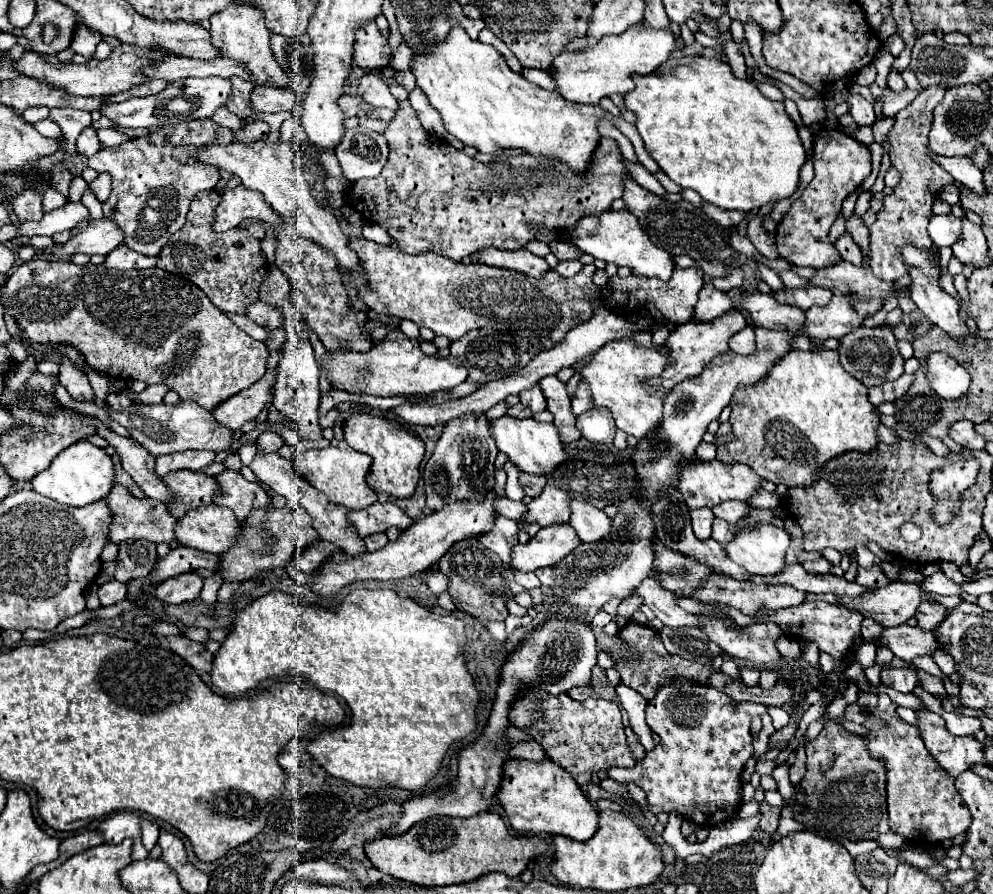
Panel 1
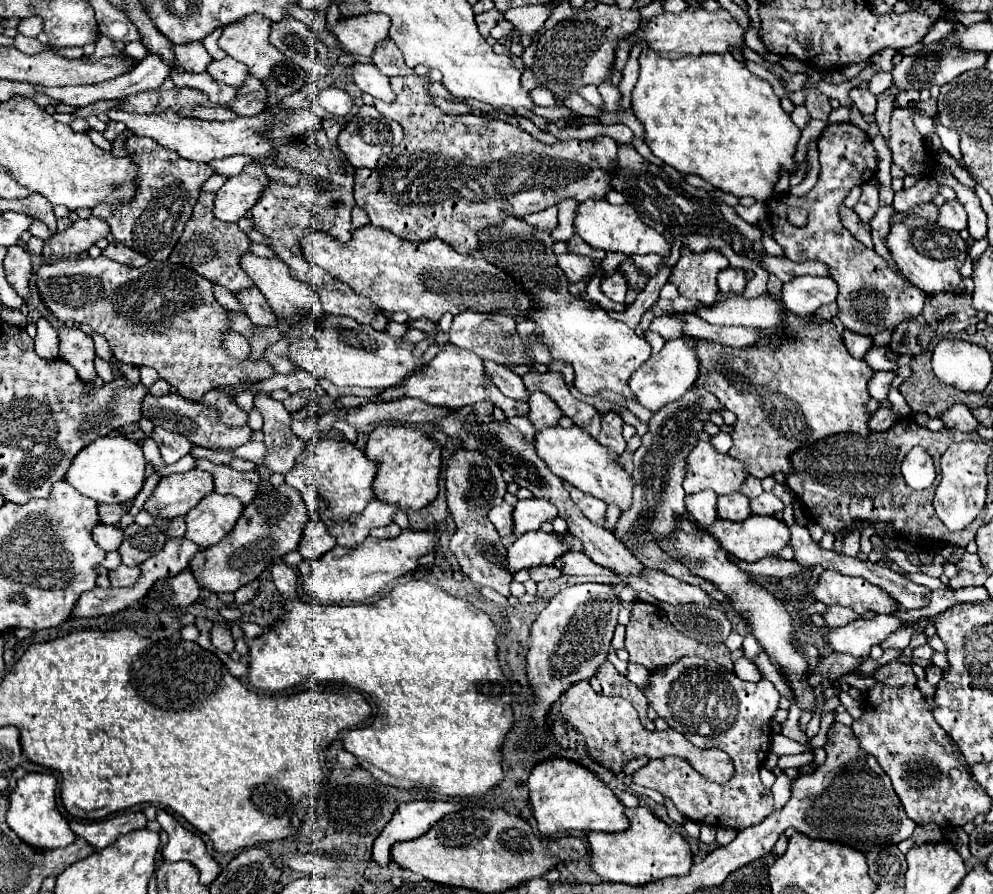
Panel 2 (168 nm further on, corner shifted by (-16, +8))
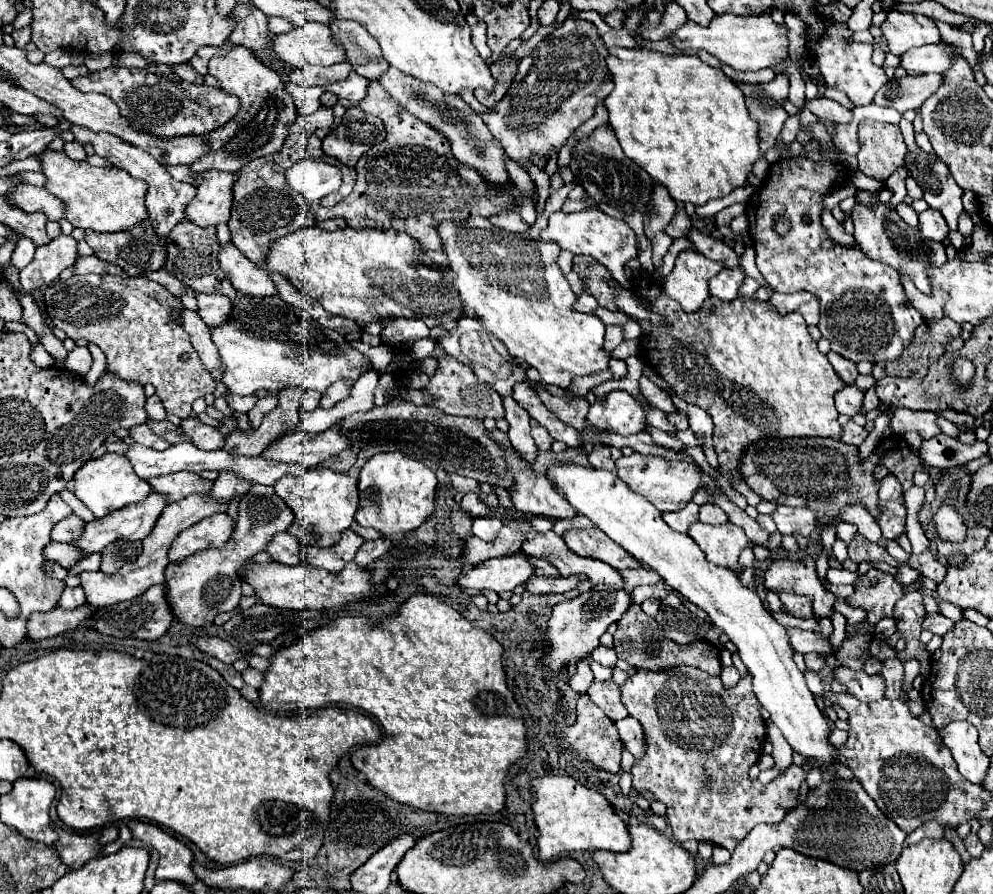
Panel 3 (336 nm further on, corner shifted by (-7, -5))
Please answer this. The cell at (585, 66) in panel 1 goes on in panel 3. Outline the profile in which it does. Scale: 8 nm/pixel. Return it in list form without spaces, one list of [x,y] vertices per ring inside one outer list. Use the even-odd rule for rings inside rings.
[[[717,15],[707,27],[695,25],[691,21],[683,23],[677,31],[669,33],[667,39],[673,43],[677,55],[693,49],[707,51],[717,57],[721,63],[731,65],[737,71],[757,71],[763,67],[771,67],[787,57],[787,27],[779,27],[771,15],[757,17],[737,17],[737,15]]]

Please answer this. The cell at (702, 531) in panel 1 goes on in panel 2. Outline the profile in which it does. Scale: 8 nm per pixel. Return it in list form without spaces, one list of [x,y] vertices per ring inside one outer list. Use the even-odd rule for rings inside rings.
[[[704,490],[704,492],[698,492],[698,494],[692,494],[692,496],[686,496],[686,512],[696,520],[696,524],[700,528],[708,528],[718,512],[716,512],[716,492],[712,490]]]

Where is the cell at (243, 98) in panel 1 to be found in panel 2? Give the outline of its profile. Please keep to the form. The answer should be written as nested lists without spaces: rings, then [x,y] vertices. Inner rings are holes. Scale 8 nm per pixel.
[[[226,56],[220,62],[210,62],[206,70],[214,80],[220,80],[220,82],[234,86],[234,88],[240,86],[244,82],[244,78],[248,76],[248,68],[244,68],[244,64],[232,60],[230,56]]]

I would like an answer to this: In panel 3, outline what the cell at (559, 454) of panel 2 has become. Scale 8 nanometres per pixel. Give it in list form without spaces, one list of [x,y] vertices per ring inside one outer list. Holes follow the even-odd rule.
[[[555,461],[547,469],[547,477],[573,505],[573,509],[605,531],[607,537],[619,543],[635,559],[657,571],[669,587],[703,609],[711,617],[713,625],[729,637],[753,677],[753,691],[757,699],[771,713],[771,721],[781,729],[793,751],[813,759],[813,767],[835,761],[835,749],[829,745],[829,723],[817,709],[813,693],[807,689],[805,677],[793,661],[795,651],[791,649],[785,627],[773,619],[759,595],[739,581],[735,571],[709,563],[705,553],[689,535],[675,533],[671,527],[667,527],[661,511],[655,509],[645,497],[639,497],[635,491],[627,489],[627,485],[615,473],[607,469],[591,469],[589,465],[583,467]]]

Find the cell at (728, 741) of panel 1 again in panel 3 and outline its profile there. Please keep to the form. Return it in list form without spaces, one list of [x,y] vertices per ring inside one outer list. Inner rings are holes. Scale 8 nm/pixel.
[[[671,667],[661,673],[641,669],[635,671],[621,687],[621,699],[629,715],[643,725],[647,739],[645,757],[633,763],[633,787],[637,793],[653,793],[657,801],[667,805],[667,821],[673,829],[675,841],[711,841],[713,845],[733,851],[755,825],[781,823],[787,811],[795,807],[799,787],[807,777],[803,767],[791,765],[769,785],[755,783],[749,777],[749,767],[755,765],[763,755],[763,743],[767,735],[765,721],[759,713],[761,705],[755,701],[749,675],[741,677],[735,687],[727,689],[719,677],[711,677],[695,667]],[[703,777],[713,779],[713,785],[709,789],[703,785]]]

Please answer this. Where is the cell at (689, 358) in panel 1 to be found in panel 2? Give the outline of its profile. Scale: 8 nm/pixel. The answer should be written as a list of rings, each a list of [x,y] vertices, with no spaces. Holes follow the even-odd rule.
[[[676,338],[672,342],[666,342],[664,348],[650,356],[628,380],[628,388],[632,390],[632,394],[636,396],[636,400],[648,408],[650,412],[658,412],[660,408],[664,408],[666,404],[680,400],[680,396],[692,388],[694,380],[698,378],[698,356],[694,352],[694,340],[684,340],[684,338]]]

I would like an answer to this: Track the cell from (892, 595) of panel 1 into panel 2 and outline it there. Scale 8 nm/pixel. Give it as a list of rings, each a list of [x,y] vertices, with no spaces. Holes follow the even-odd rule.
[[[824,570],[810,594],[828,606],[846,606],[858,614],[864,614],[868,610],[876,614],[890,614],[898,610],[896,600],[880,586],[870,584],[864,578],[844,576],[836,570]]]

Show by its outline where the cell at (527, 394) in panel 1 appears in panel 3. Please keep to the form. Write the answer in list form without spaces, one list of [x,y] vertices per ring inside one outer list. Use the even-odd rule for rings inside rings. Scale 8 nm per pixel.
[[[533,423],[533,425],[531,425],[531,435],[533,435],[533,439],[535,439],[537,449],[541,449],[541,451],[549,451],[549,449],[551,449],[553,439],[551,439],[549,431],[547,431],[543,425]]]

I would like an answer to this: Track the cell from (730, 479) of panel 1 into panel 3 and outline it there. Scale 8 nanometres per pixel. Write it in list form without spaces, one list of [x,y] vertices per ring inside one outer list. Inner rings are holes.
[[[633,453],[631,457],[619,457],[615,465],[619,477],[629,485],[629,489],[643,495],[661,513],[683,509],[683,505],[687,505],[693,499],[693,495],[701,489],[699,481],[703,477],[703,469],[695,469],[695,465],[687,465],[687,461],[663,461],[663,457]]]

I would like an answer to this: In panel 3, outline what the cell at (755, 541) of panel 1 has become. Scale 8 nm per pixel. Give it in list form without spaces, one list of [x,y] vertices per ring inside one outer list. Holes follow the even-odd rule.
[[[697,521],[695,525],[691,525],[689,535],[705,551],[711,563],[733,569],[737,575],[743,571],[743,565],[739,565],[739,555],[745,547],[751,545],[751,539],[741,527],[733,523],[713,527]]]

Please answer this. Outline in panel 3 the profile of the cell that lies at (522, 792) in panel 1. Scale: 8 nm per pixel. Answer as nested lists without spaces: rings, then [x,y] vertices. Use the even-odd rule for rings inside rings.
[[[561,775],[537,777],[531,781],[531,791],[531,809],[535,815],[535,825],[539,829],[537,847],[541,861],[549,861],[559,855],[569,855],[573,851],[605,849],[623,853],[631,847],[627,825],[621,821],[619,815],[615,815],[609,801],[601,793],[581,785],[577,779]]]

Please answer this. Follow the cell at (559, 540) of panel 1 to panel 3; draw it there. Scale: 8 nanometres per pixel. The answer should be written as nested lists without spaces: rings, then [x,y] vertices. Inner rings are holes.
[[[523,551],[497,557],[491,561],[483,561],[483,565],[477,565],[463,573],[457,579],[459,587],[471,587],[471,589],[491,589],[495,593],[501,591],[513,591],[517,585],[523,585],[535,575],[535,567],[529,561]]]

